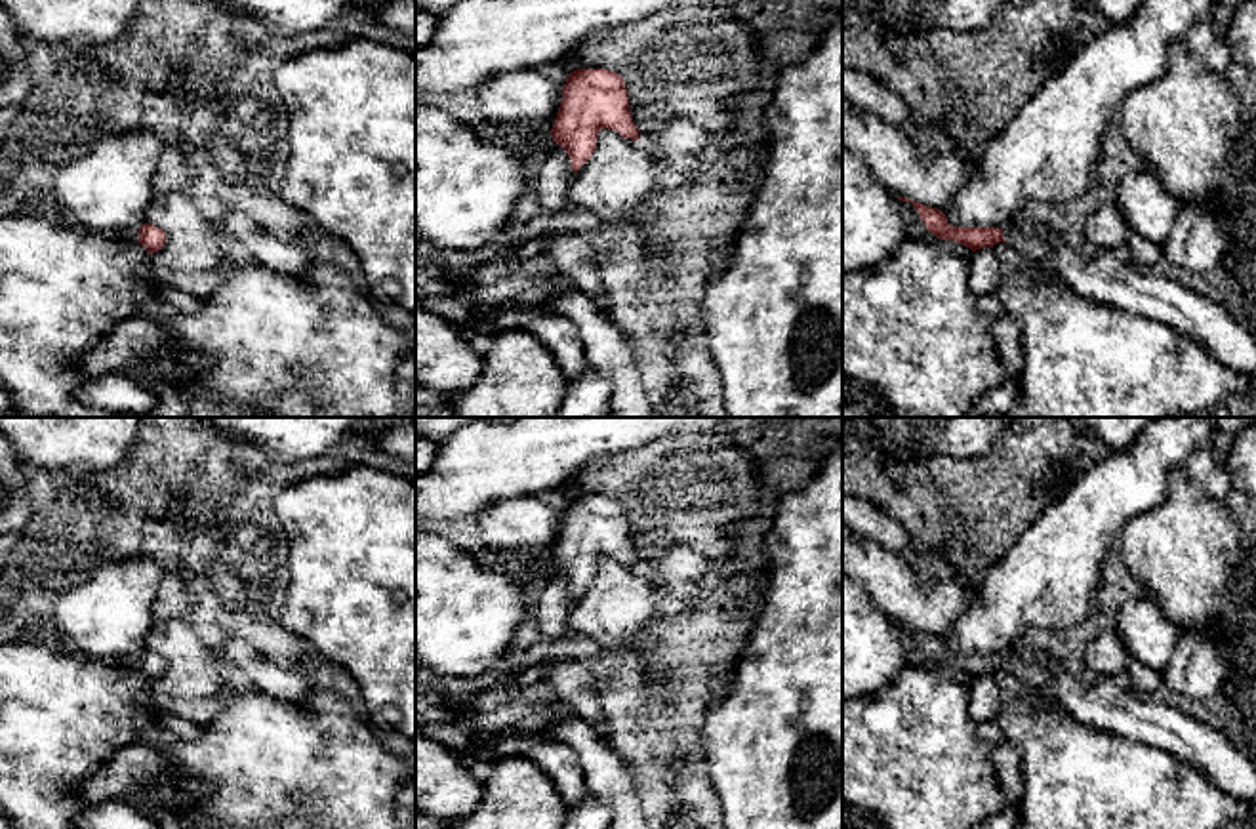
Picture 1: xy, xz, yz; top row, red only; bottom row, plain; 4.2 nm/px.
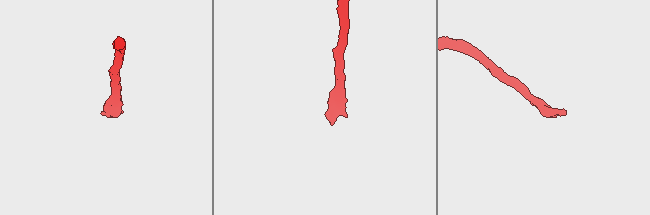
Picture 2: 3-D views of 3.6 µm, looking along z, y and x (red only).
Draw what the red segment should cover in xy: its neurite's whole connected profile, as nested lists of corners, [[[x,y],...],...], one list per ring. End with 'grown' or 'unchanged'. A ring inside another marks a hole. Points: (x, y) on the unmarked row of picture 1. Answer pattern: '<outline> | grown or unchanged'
[[[145,650],[139,656],[122,657],[120,663],[132,669],[139,669],[147,680],[154,680],[166,671],[166,659],[151,650]]] | grown

